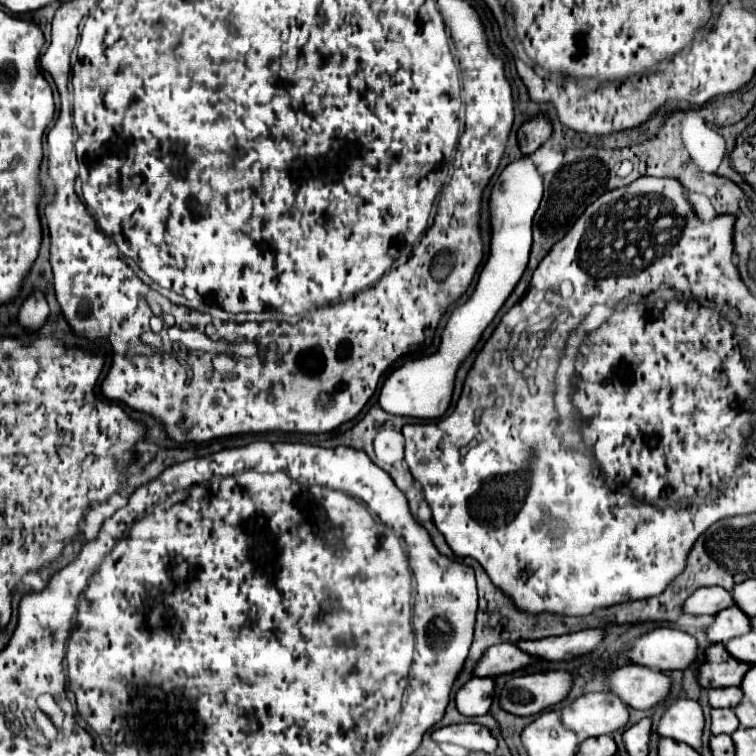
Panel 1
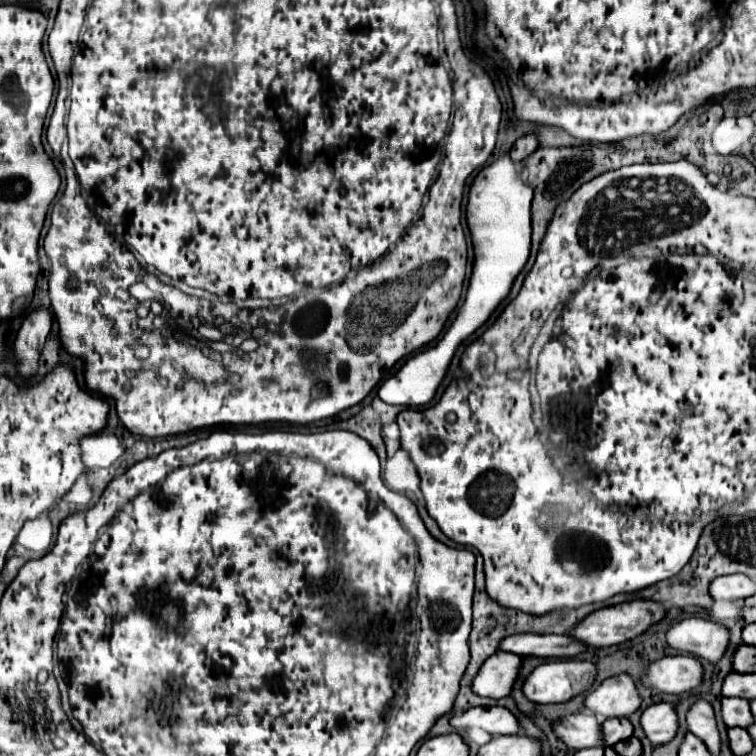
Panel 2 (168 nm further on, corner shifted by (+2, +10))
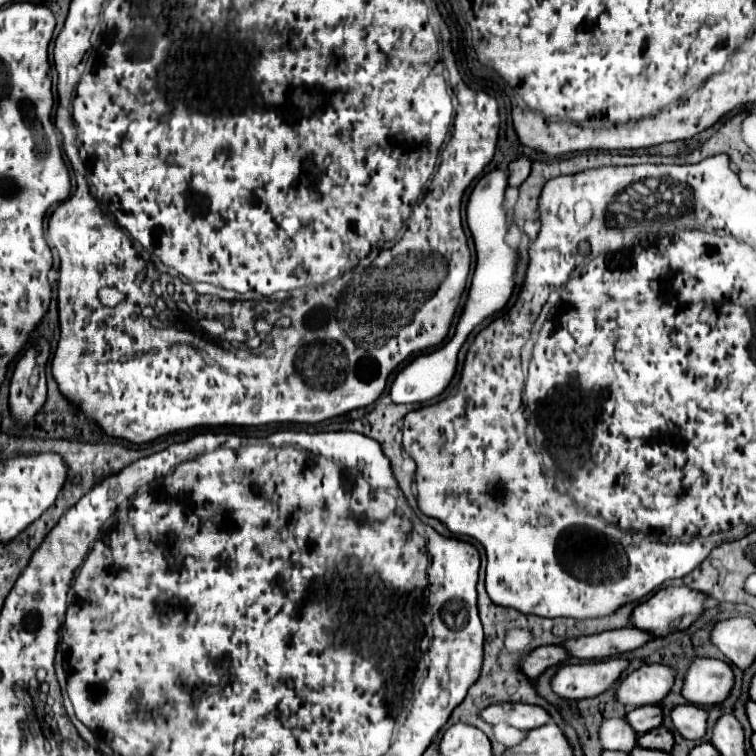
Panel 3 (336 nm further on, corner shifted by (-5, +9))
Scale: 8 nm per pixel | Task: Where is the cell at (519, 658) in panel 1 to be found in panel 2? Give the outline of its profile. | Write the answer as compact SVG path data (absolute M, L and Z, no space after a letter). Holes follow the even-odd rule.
M557 634L507 636L501 640L499 650L513 652L517 656L539 656L539 658L569 658L585 652L583 644L577 644L569 636Z

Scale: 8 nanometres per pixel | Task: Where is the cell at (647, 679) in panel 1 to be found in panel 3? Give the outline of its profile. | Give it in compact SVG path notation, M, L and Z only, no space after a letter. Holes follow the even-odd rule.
M696 659L684 679L682 695L694 705L720 705L734 687L730 663L720 659Z

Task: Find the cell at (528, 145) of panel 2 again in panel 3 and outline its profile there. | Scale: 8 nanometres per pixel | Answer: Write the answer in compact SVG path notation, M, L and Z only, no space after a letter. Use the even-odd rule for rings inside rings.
M520 157L520 159L512 161L510 167L508 167L508 185L510 187L520 187L526 181L528 173L530 173L530 159Z

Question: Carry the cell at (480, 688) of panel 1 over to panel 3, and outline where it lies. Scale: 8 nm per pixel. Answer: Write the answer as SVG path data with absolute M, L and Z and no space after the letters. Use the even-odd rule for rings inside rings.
M548 645L548 647L538 647L534 651L530 651L528 655L524 655L524 659L520 661L520 667L524 669L524 673L530 679L538 679L548 667L558 665L562 661L566 661L570 655L566 653L566 649L562 645Z

